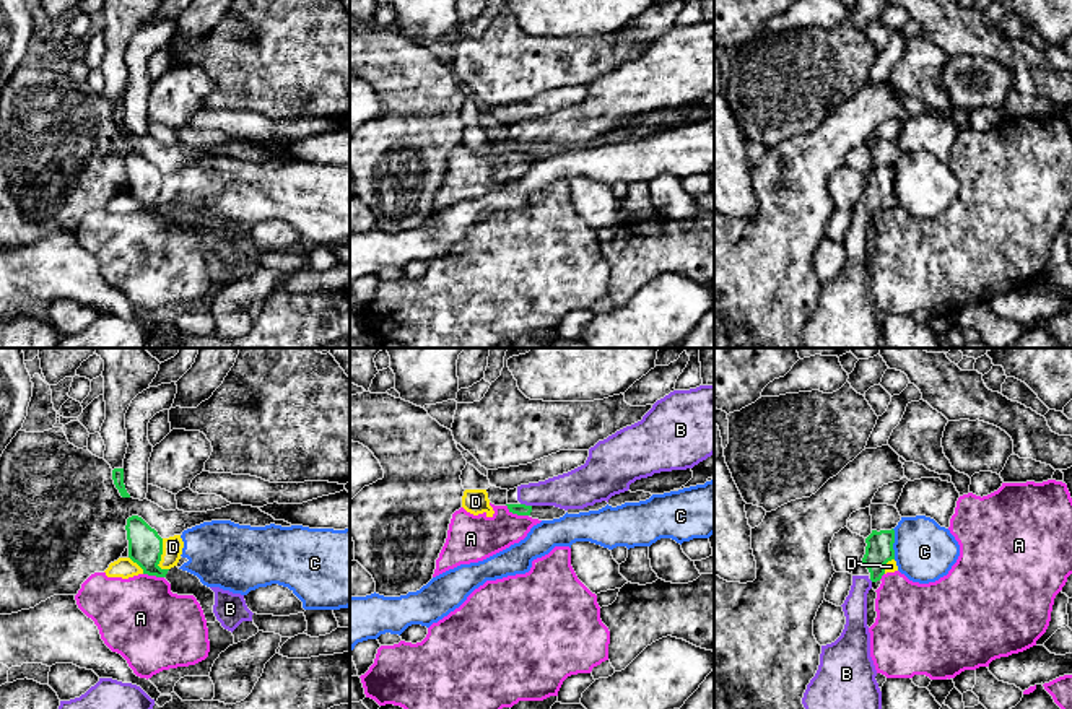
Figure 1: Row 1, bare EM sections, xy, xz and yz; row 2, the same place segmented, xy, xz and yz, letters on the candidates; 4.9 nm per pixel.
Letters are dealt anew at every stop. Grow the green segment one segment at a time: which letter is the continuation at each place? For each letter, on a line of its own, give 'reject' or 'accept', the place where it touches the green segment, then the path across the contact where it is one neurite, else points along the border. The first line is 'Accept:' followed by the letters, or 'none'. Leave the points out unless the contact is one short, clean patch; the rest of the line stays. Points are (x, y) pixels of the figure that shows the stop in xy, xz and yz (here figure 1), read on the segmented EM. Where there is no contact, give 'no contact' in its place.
Accept: B
A: reject; meets green in xz at (516, 513); border along xz (506, 504), (513, 513), (527, 516)
B: accept; meets green in xz at (524, 504); runs through xz (521, 509), (524, 504), (534, 495), (571, 490)
C: reject; meets green in yz at (893, 542); border along yz (892, 529), (895, 558)
D: reject; meets green in xy at (160, 556); border along xy (163, 539), (163, 553), (158, 565), (168, 569)

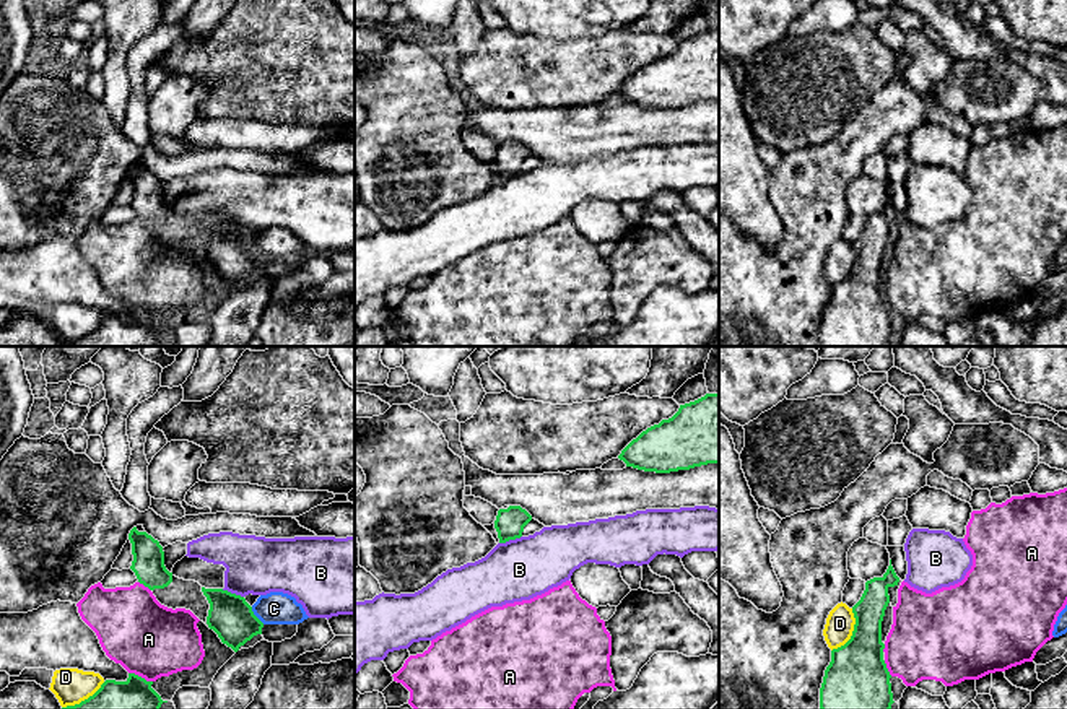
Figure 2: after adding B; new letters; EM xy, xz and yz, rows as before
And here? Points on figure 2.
Accept: none
A: reject; meets green in xy at (140, 677)
B: reject; meets green in xz at (509, 539); border along xz (521, 535), (500, 543)
C: reject; meets green in xy at (254, 615)
D: reject; meets green in yz at (853, 633)

